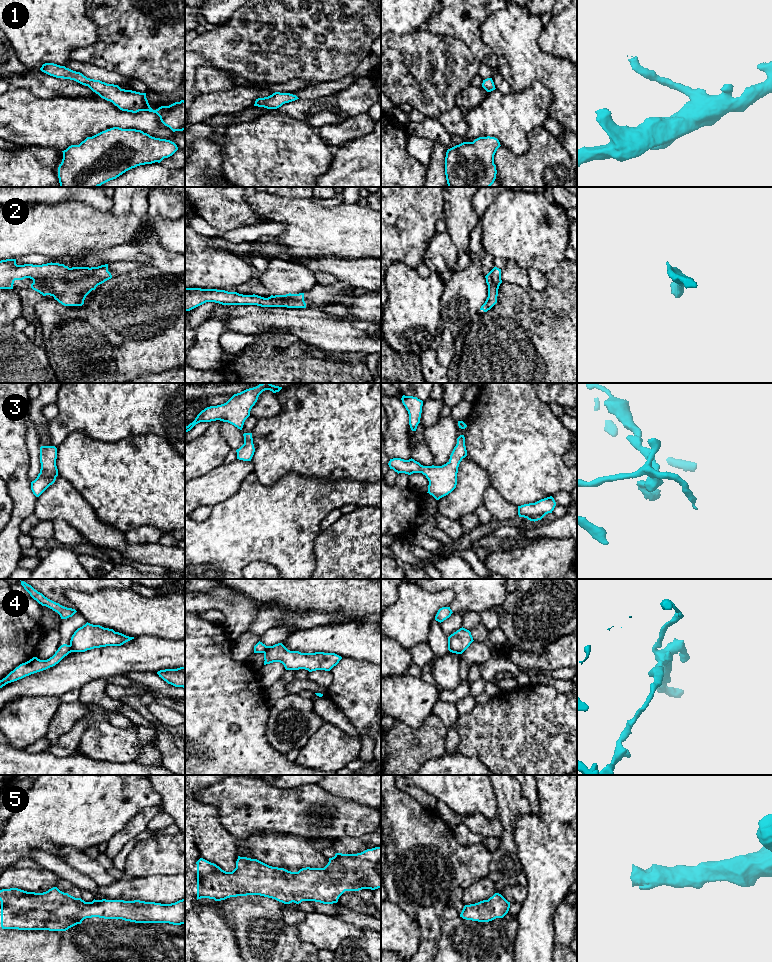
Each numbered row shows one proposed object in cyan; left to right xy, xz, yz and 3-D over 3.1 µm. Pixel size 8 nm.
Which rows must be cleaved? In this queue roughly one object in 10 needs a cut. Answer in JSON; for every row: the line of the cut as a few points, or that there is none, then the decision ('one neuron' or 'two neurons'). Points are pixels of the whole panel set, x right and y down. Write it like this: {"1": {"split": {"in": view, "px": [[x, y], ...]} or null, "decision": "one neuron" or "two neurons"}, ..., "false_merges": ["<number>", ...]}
{"1": {"split": null, "decision": "one neuron"}, "2": {"split": null, "decision": "one neuron"}, "3": {"split": null, "decision": "one neuron"}, "4": {"split": {"in": "xz", "px": [[268, 646], [264, 653]]}, "decision": "two neurons"}, "5": {"split": null, "decision": "one neuron"}, "false_merges": ["4"]}

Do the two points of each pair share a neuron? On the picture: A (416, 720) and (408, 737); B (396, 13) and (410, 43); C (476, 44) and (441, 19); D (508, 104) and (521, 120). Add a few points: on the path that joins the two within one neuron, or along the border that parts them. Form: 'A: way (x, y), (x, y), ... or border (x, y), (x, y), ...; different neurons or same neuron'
A: border (431, 714), (417, 728), (410, 728), (395, 720); different neurons
B: border (419, 28), (402, 35), (391, 33); different neurons
C: way (467, 35), (453, 21), (450, 21); same neuron
D: way (512, 108), (517, 116); same neuron

